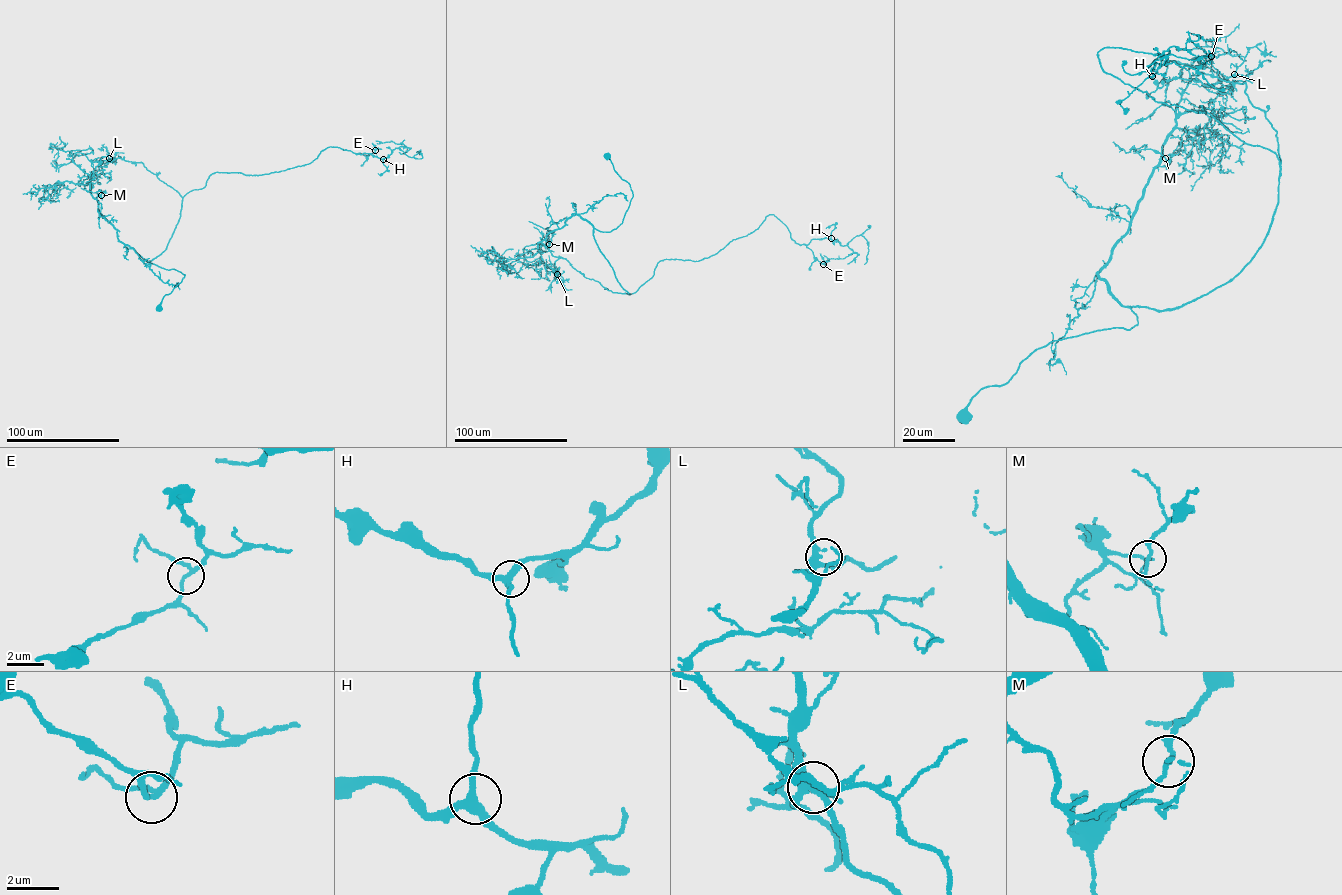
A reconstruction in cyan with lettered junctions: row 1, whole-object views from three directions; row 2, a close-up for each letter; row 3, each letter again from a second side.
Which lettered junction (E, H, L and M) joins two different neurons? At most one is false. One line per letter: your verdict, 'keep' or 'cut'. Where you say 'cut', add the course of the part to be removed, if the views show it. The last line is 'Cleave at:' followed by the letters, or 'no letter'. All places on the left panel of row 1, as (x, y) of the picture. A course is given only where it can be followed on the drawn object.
E: keep
H: keep
L: keep
M: cut | (101, 195), (105, 191), (93, 193), (80, 188)
Cleave at: M

